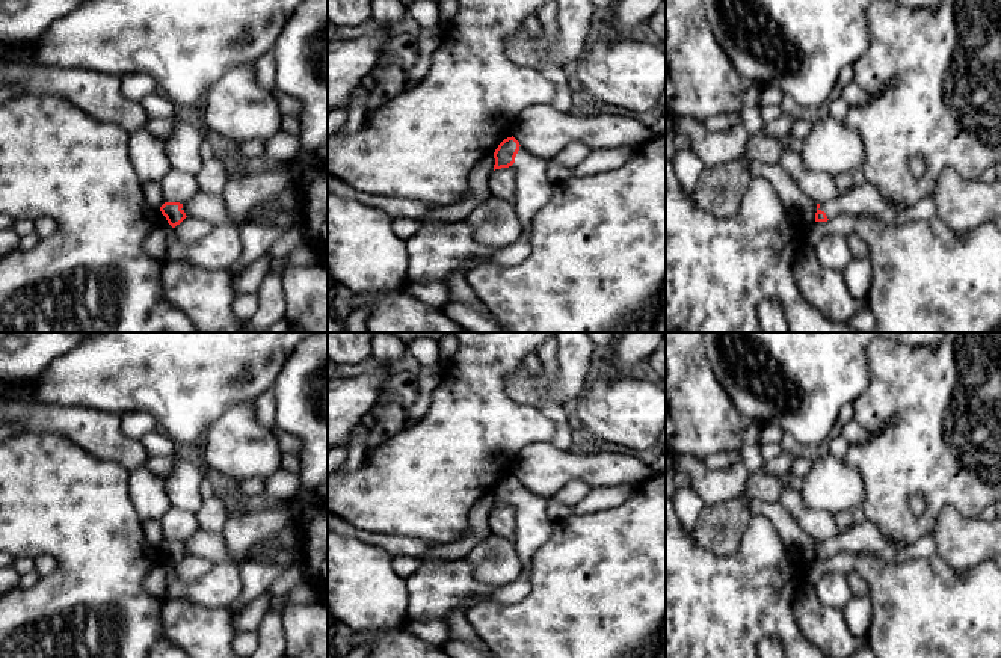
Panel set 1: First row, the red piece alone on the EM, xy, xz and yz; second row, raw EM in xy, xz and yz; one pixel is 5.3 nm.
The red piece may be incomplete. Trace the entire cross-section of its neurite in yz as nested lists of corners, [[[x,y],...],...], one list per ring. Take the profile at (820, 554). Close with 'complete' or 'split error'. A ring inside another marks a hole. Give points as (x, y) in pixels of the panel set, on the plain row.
[[[868,519],[853,522],[841,530],[836,537],[817,542],[815,560],[827,560],[838,552],[855,555],[876,555],[888,563],[900,563],[912,558],[929,558],[936,554],[936,545],[932,534],[924,534],[913,545],[897,549]]]; split error

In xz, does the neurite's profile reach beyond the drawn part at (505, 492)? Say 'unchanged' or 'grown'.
grown

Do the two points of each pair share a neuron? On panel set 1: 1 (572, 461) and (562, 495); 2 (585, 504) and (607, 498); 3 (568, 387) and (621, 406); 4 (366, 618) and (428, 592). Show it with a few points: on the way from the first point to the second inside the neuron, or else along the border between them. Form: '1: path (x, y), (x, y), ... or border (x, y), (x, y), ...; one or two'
1: border (592, 486), (583, 480), (569, 479), (550, 497); two
2: path (591, 503), (601, 498); one
3: border (586, 384), (568, 408); two
4: border (405, 578), (408, 619); two

